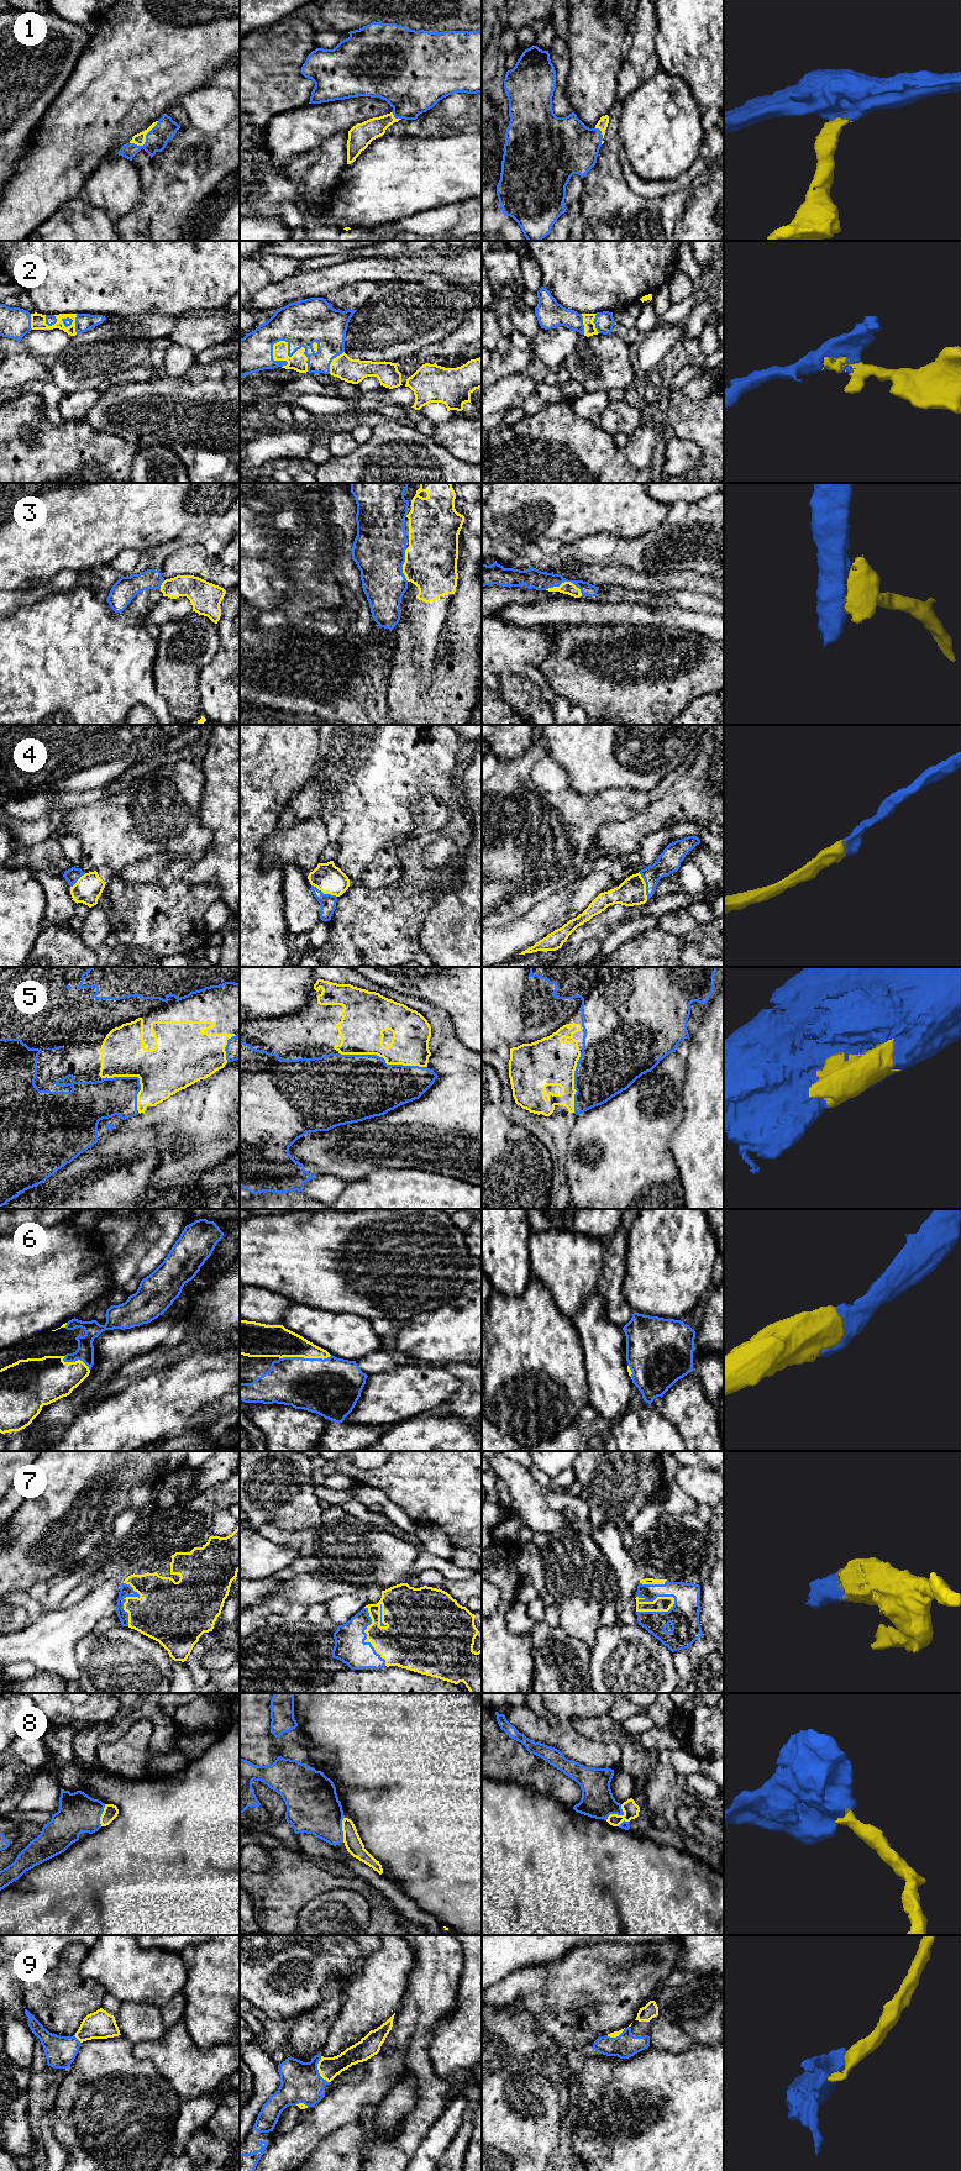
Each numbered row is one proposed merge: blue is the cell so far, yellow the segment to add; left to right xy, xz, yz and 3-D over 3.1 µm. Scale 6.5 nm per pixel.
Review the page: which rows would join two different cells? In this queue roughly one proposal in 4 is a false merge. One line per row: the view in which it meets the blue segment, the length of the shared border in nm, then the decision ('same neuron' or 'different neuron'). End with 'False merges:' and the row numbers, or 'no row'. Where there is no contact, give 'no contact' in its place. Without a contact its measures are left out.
1: contact in xy; length 240 nm; same neuron
2: contact in xz; length 300 nm; same neuron
3: contact in yz; length 260 nm; same neuron
4: contact in yz; length 190 nm; same neuron
5: contact in xz; length 600 nm; same neuron
6: contact in xz; length 340 nm; same neuron
7: contact in yz; length 280 nm; same neuron
8: contact in yz; length 150 nm; different neuron
9: contact in xz; length 190 nm; same neuron
False merges: 8

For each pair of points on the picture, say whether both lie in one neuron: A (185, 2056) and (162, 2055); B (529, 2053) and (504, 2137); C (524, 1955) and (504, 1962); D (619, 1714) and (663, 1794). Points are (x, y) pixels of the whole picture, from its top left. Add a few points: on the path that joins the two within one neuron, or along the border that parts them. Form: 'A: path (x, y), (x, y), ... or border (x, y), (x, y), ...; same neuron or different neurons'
A: path (179, 2056), (168, 2055); same neuron
B: path (508, 2074), (504, 2077), (504, 2116); same neuron
C: path (519, 1955), (509, 1957); same neuron
D: border (607, 1713), (619, 1723); different neurons

